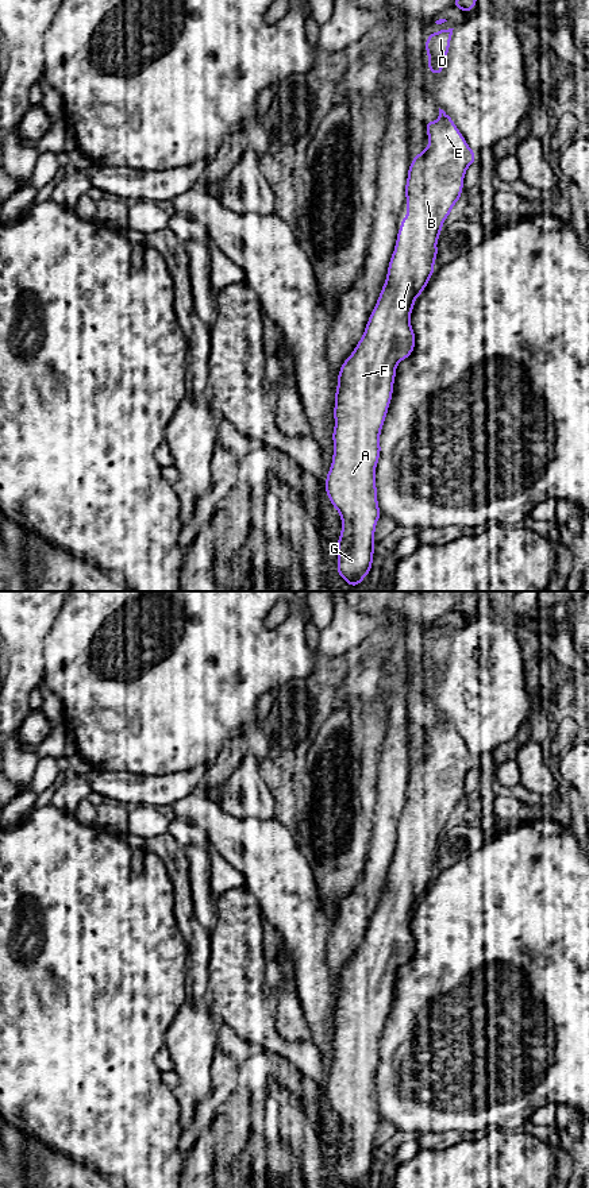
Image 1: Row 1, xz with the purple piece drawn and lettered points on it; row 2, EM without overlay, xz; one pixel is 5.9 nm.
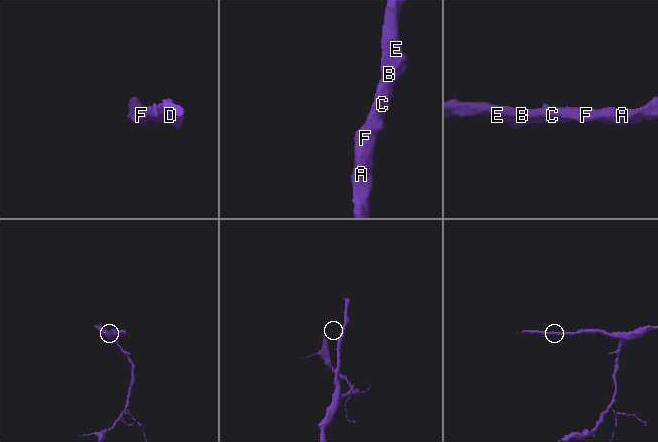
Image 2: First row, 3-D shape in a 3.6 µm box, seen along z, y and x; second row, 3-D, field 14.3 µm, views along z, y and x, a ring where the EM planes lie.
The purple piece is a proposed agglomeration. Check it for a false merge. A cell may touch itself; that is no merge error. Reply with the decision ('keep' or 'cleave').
keep

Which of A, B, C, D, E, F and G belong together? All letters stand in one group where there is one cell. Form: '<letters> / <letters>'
A B C D E F G

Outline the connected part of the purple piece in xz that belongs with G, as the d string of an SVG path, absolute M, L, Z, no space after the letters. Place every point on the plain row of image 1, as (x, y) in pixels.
M439 713L436 726L424 728L428 752L415 760L408 774L405 788L408 819L401 824L401 833L397 836L396 852L386 876L388 883L361 945L338 979L334 1060L326 1083L326 1099L342 1123L336 1173L347 1188L361 1188L372 1174L374 1135L381 1120L374 1077L381 1057L380 1038L393 999L396 972L413 957L416 945L409 927L413 909L435 876L436 846L442 830L461 803L467 772L476 767L476 757L443 714Z

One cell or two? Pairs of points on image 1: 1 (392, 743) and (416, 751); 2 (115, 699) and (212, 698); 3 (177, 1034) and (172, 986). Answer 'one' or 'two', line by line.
1: two
2: one
3: two

